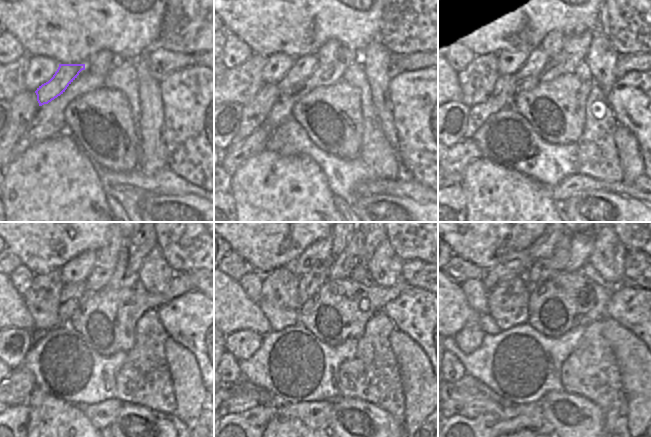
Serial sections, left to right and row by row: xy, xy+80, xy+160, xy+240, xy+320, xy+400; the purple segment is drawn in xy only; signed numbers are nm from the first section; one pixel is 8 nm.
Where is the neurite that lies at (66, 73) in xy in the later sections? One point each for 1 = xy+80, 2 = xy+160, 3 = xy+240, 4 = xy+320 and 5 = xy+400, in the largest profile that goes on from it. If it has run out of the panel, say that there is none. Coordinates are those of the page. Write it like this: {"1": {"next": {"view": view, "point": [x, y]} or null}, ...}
{"1": {"next": {"view": "xy+80", "point": [304, 66]}}, "2": {"next": {"view": "xy+160", "point": [537, 59]}}, "3": {"next": {"view": "xy+240", "point": [99, 277]}}, "4": {"next": {"view": "xy+320", "point": [341, 266]}}, "5": {"next": {"view": "xy+400", "point": [582, 242]}}}

